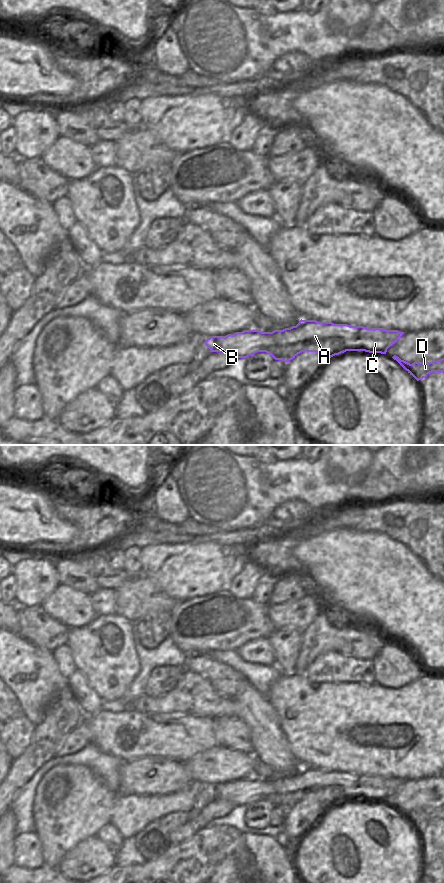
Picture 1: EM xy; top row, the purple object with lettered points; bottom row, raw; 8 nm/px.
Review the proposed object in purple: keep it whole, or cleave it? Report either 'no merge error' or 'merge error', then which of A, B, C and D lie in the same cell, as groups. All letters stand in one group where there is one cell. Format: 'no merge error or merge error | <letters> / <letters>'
merge error | A B C / D

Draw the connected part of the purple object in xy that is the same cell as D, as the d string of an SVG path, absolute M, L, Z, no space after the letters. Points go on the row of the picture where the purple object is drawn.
M398 356L392 357L417 381L426 378L432 372L444 372L444 358L432 362L414 362L412 364L401 360Z

